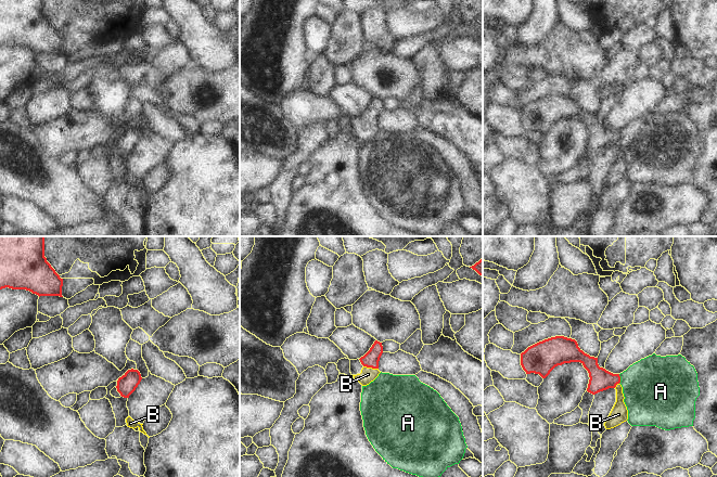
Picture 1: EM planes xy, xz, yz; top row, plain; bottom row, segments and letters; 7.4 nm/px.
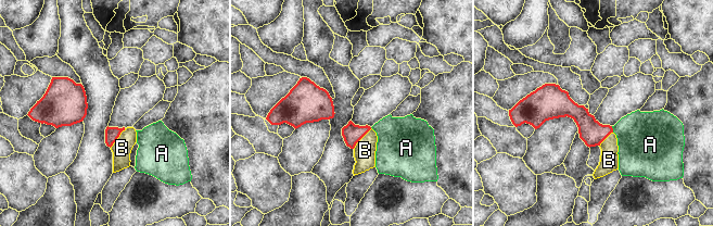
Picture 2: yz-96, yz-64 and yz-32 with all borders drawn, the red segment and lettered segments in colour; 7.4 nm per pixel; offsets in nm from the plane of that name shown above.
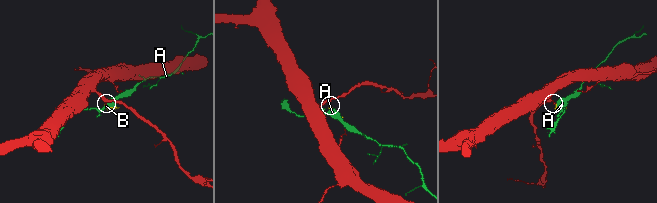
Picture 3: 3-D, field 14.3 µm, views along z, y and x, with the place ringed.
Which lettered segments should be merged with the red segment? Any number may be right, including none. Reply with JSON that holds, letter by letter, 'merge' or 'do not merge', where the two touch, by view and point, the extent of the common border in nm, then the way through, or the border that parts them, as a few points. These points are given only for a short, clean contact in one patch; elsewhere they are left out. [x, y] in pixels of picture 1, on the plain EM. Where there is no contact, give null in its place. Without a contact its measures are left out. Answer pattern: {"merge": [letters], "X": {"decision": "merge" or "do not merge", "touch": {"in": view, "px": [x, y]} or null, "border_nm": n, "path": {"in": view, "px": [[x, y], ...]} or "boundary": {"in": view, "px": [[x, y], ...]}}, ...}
{"merge": ["B"], "A": {"decision": "do not merge", "touch": {"in": "yz", "px": [619, 136]}, "border_nm": 70, "boundary": {"in": "yz", "px": [[618, 131], [619, 140]]}}, "B": {"decision": "merge", "touch": {"in": "xz", "px": [371, 124]}, "border_nm": 110, "path": {"in": "xz", "px": [[371, 116], [371, 124], [368, 131]]}}}

